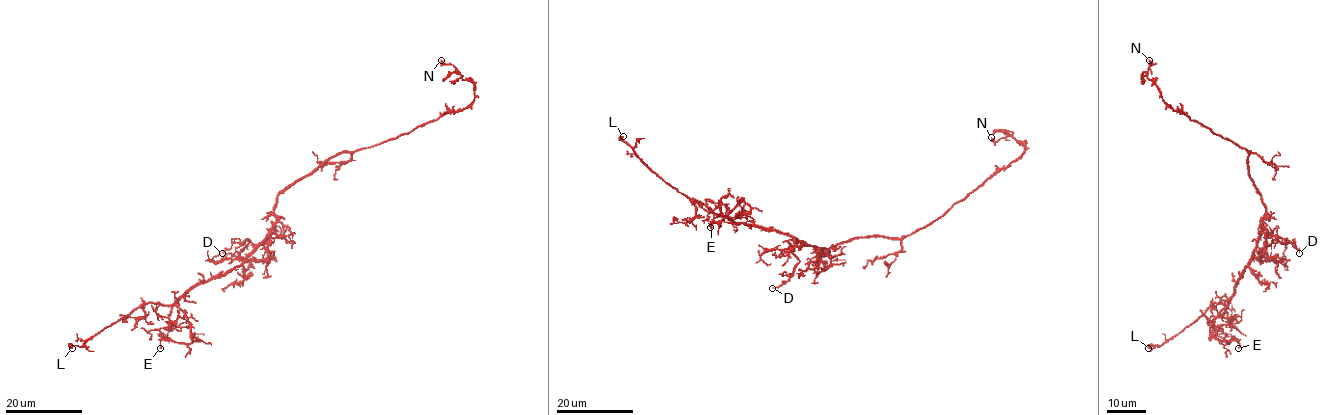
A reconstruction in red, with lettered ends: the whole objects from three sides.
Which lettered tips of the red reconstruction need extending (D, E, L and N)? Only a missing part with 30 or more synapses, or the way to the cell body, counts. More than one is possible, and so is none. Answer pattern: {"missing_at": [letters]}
{"missing_at": ["L"]}

